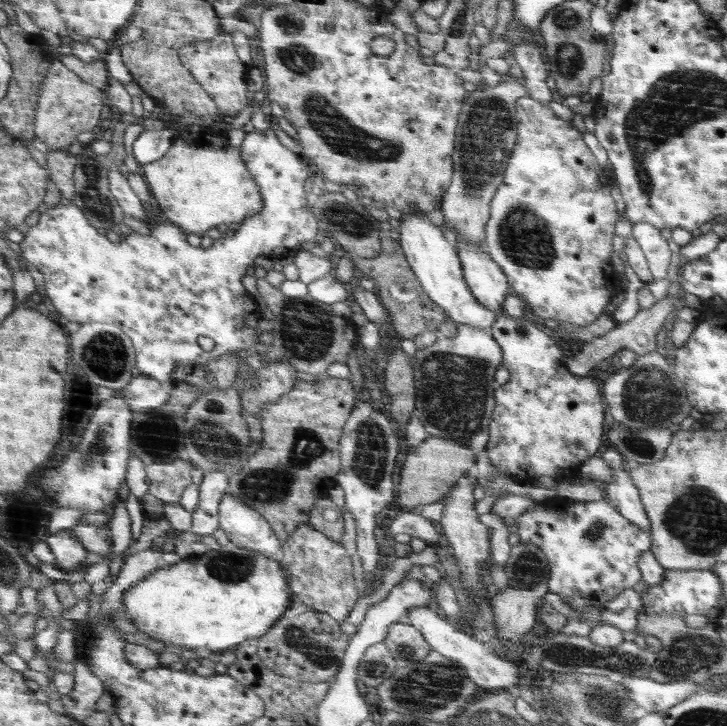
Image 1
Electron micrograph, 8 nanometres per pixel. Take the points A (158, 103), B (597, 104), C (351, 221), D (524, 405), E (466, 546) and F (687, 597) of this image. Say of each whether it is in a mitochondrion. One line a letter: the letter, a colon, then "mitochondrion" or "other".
A: other
B: other
C: mitochondrion
D: other
E: other
F: other

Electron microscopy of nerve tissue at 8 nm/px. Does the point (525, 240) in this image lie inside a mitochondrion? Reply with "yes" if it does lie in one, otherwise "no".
yes

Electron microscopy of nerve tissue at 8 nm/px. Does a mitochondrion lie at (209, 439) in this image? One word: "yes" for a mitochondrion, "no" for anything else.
yes

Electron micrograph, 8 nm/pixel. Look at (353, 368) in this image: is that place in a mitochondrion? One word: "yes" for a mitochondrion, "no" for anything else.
no

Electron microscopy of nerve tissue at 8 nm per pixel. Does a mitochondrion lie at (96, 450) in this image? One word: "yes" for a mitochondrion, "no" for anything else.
yes

